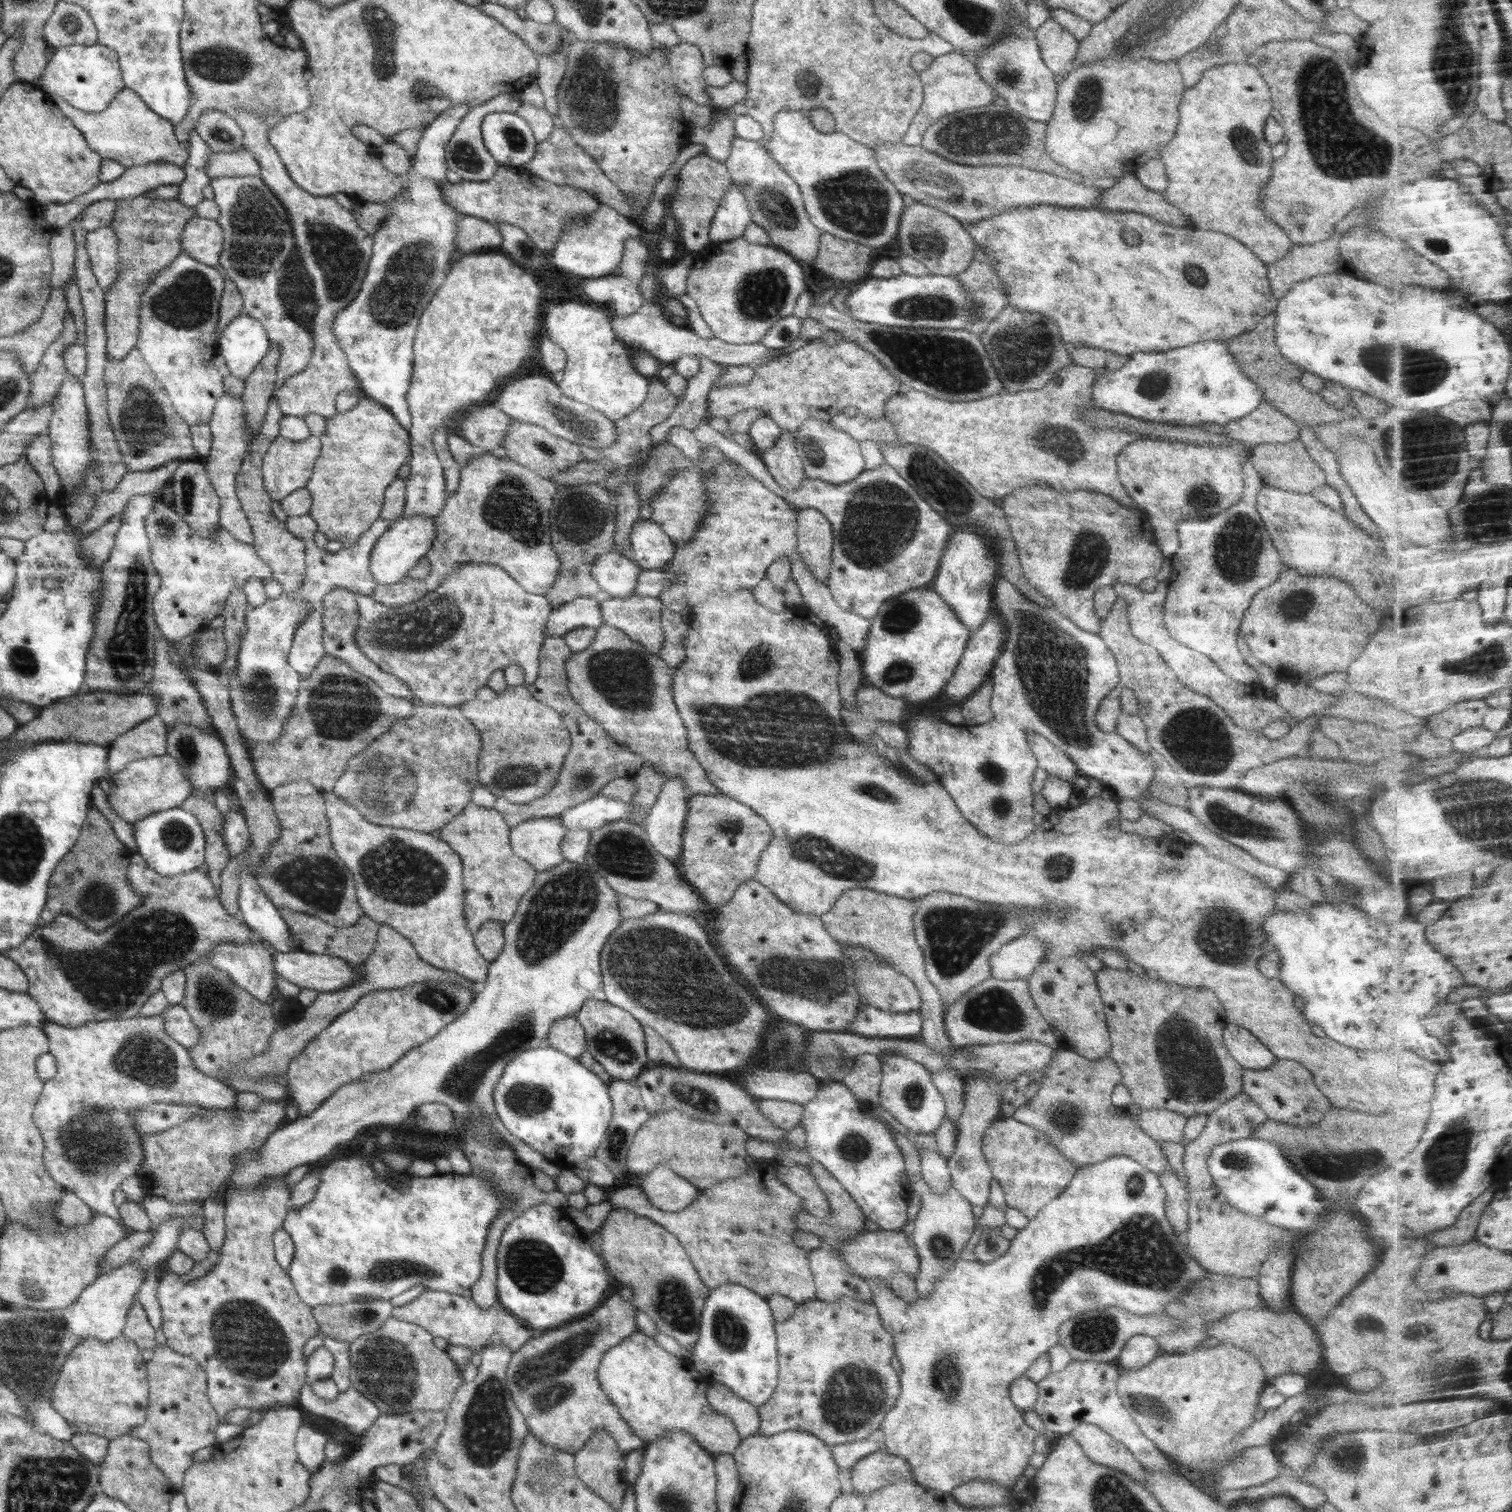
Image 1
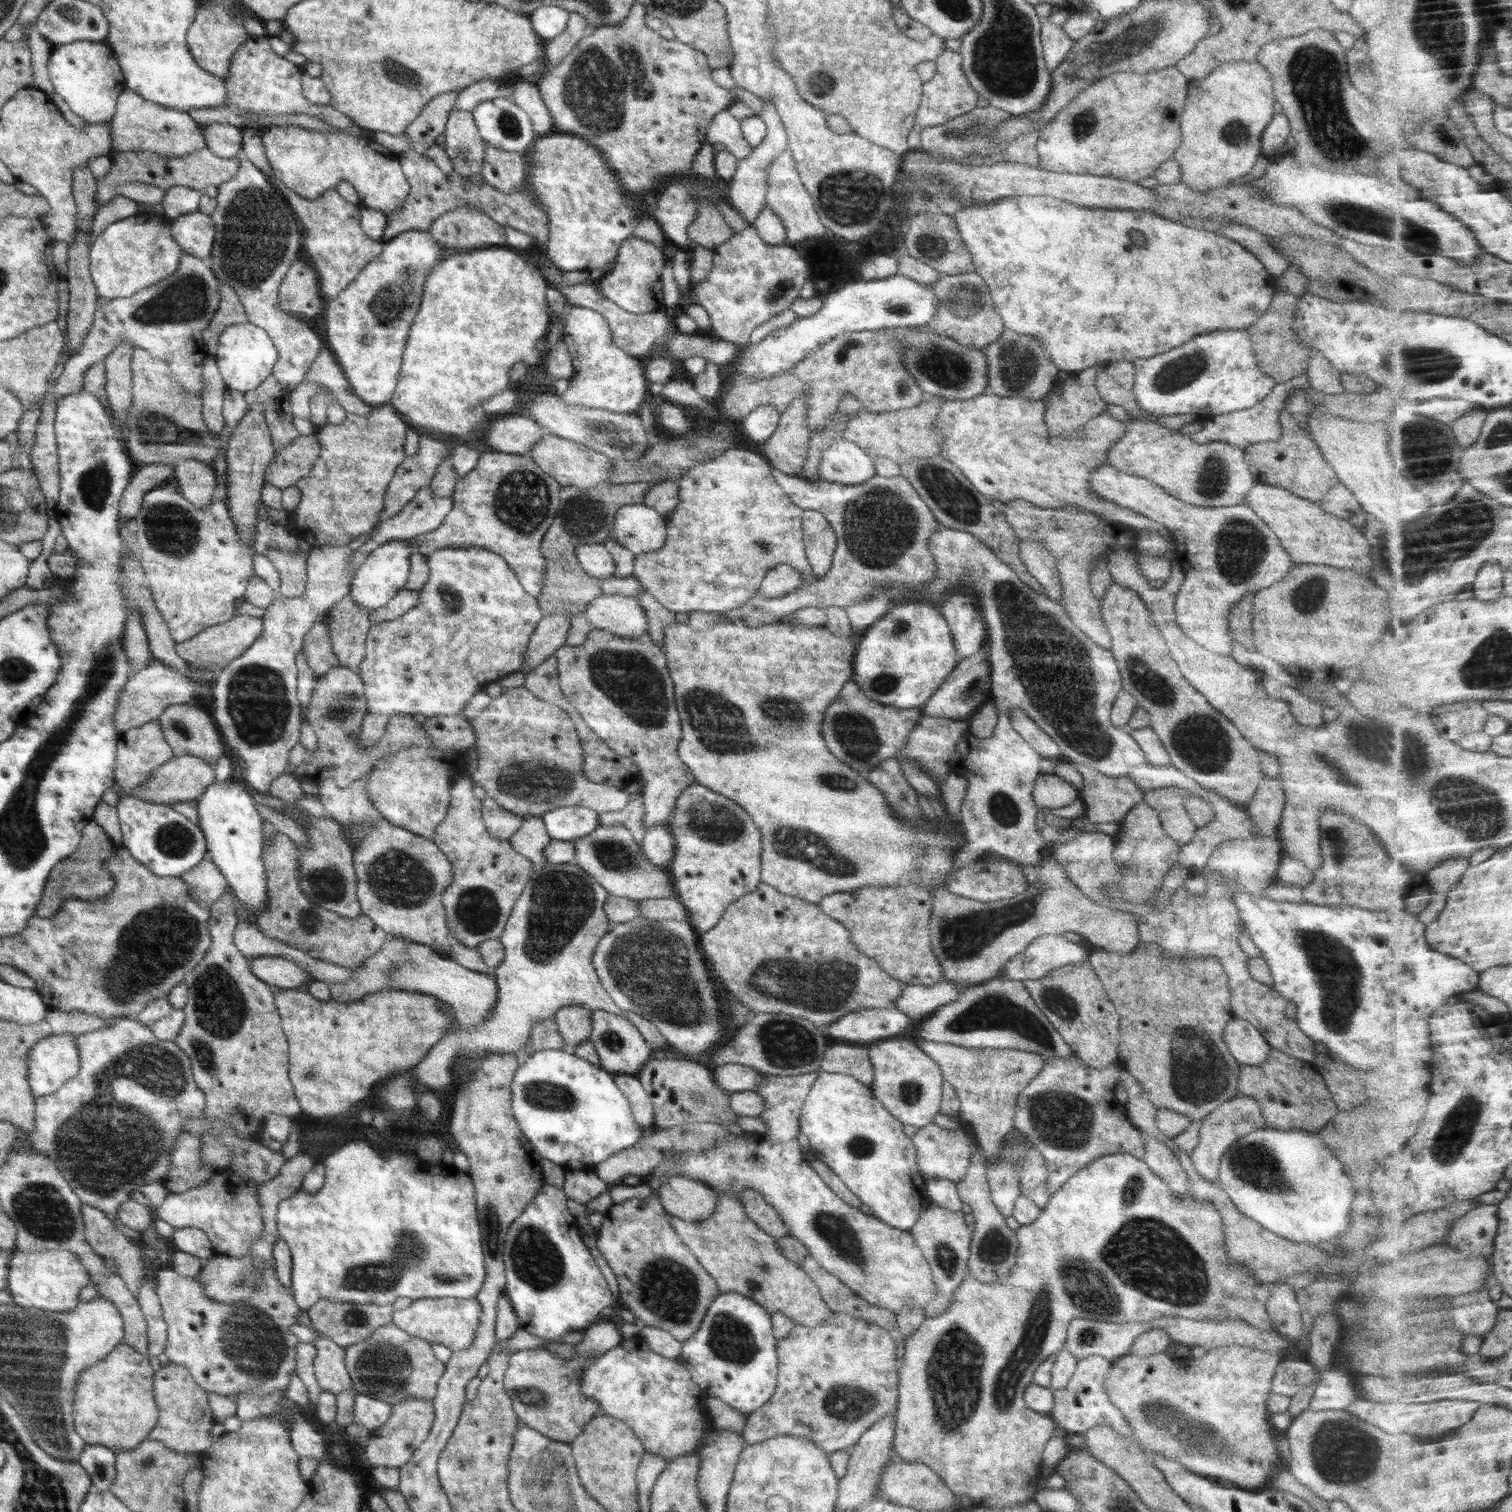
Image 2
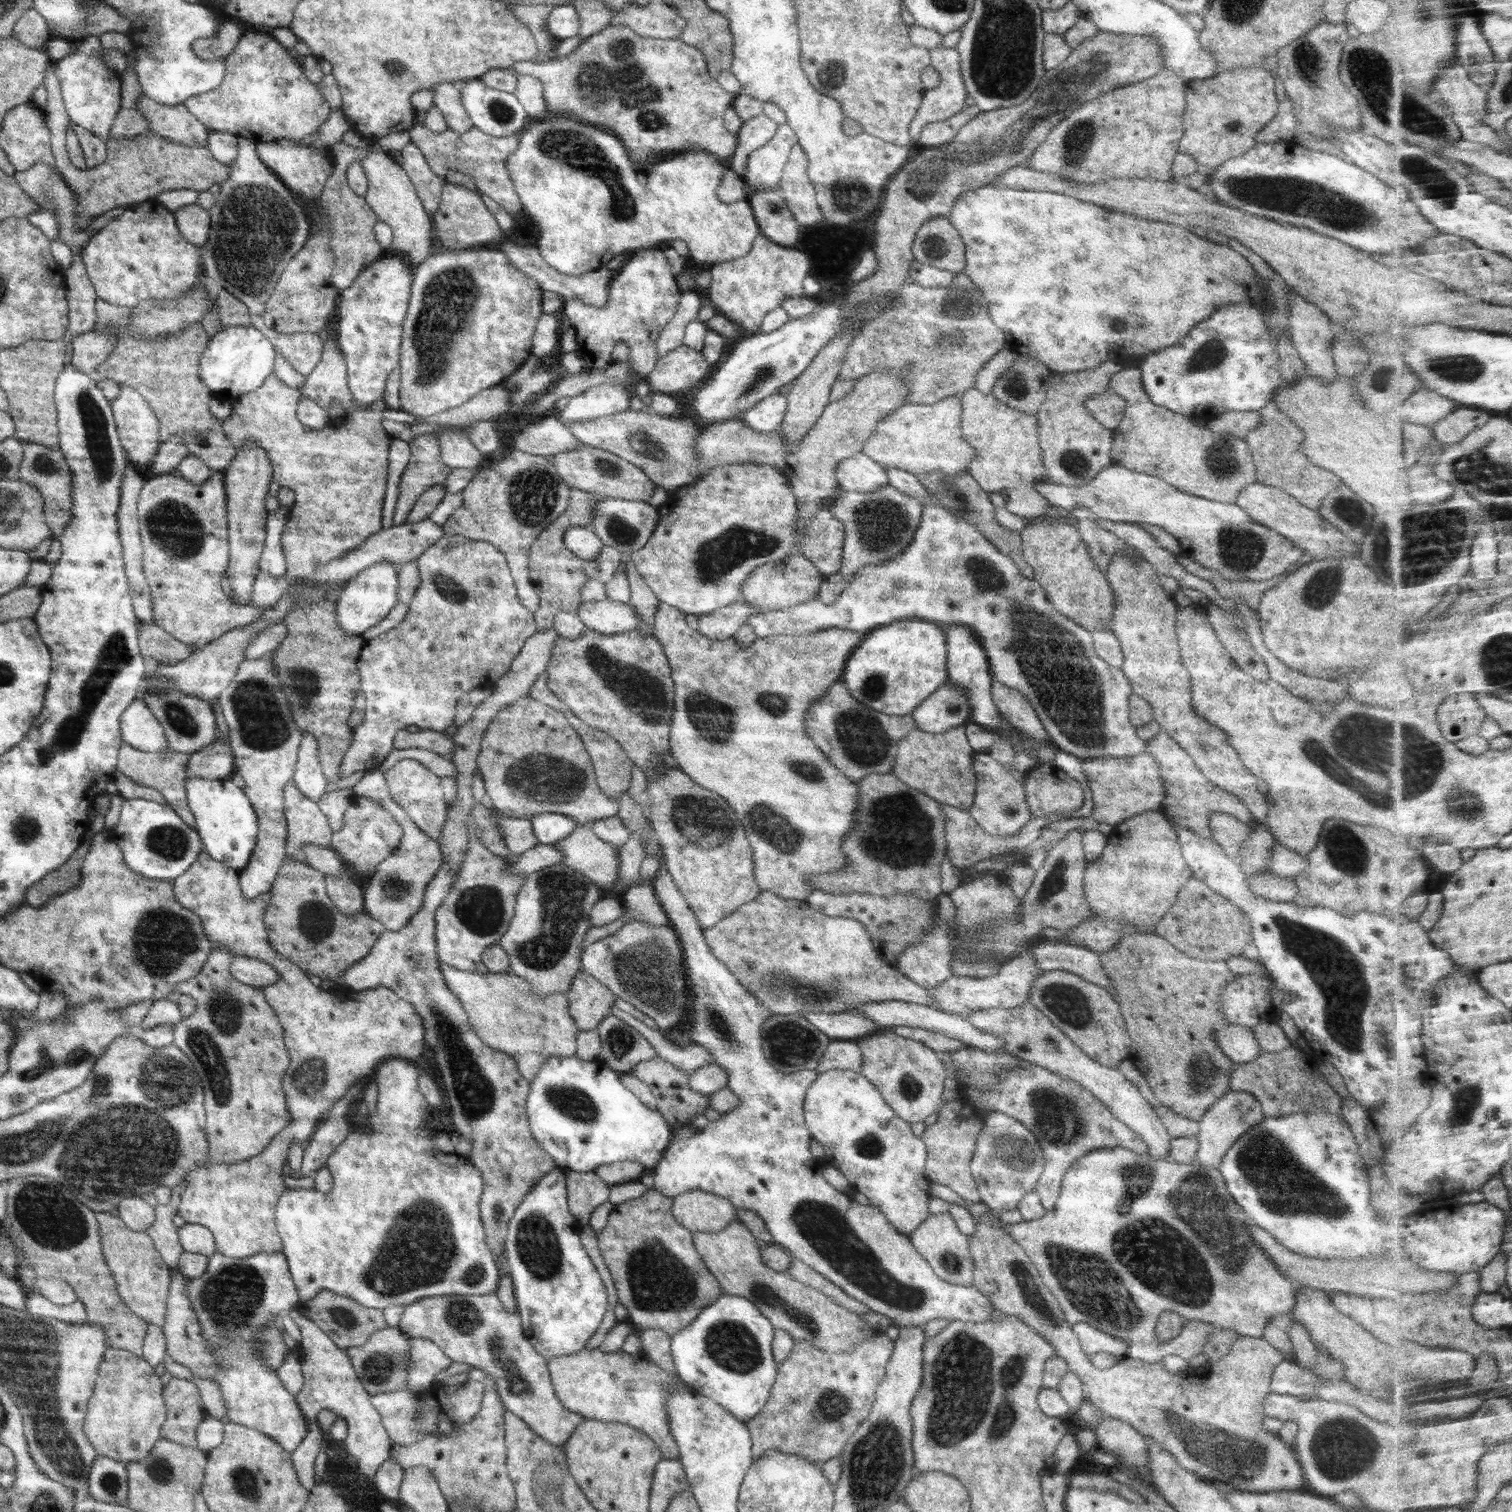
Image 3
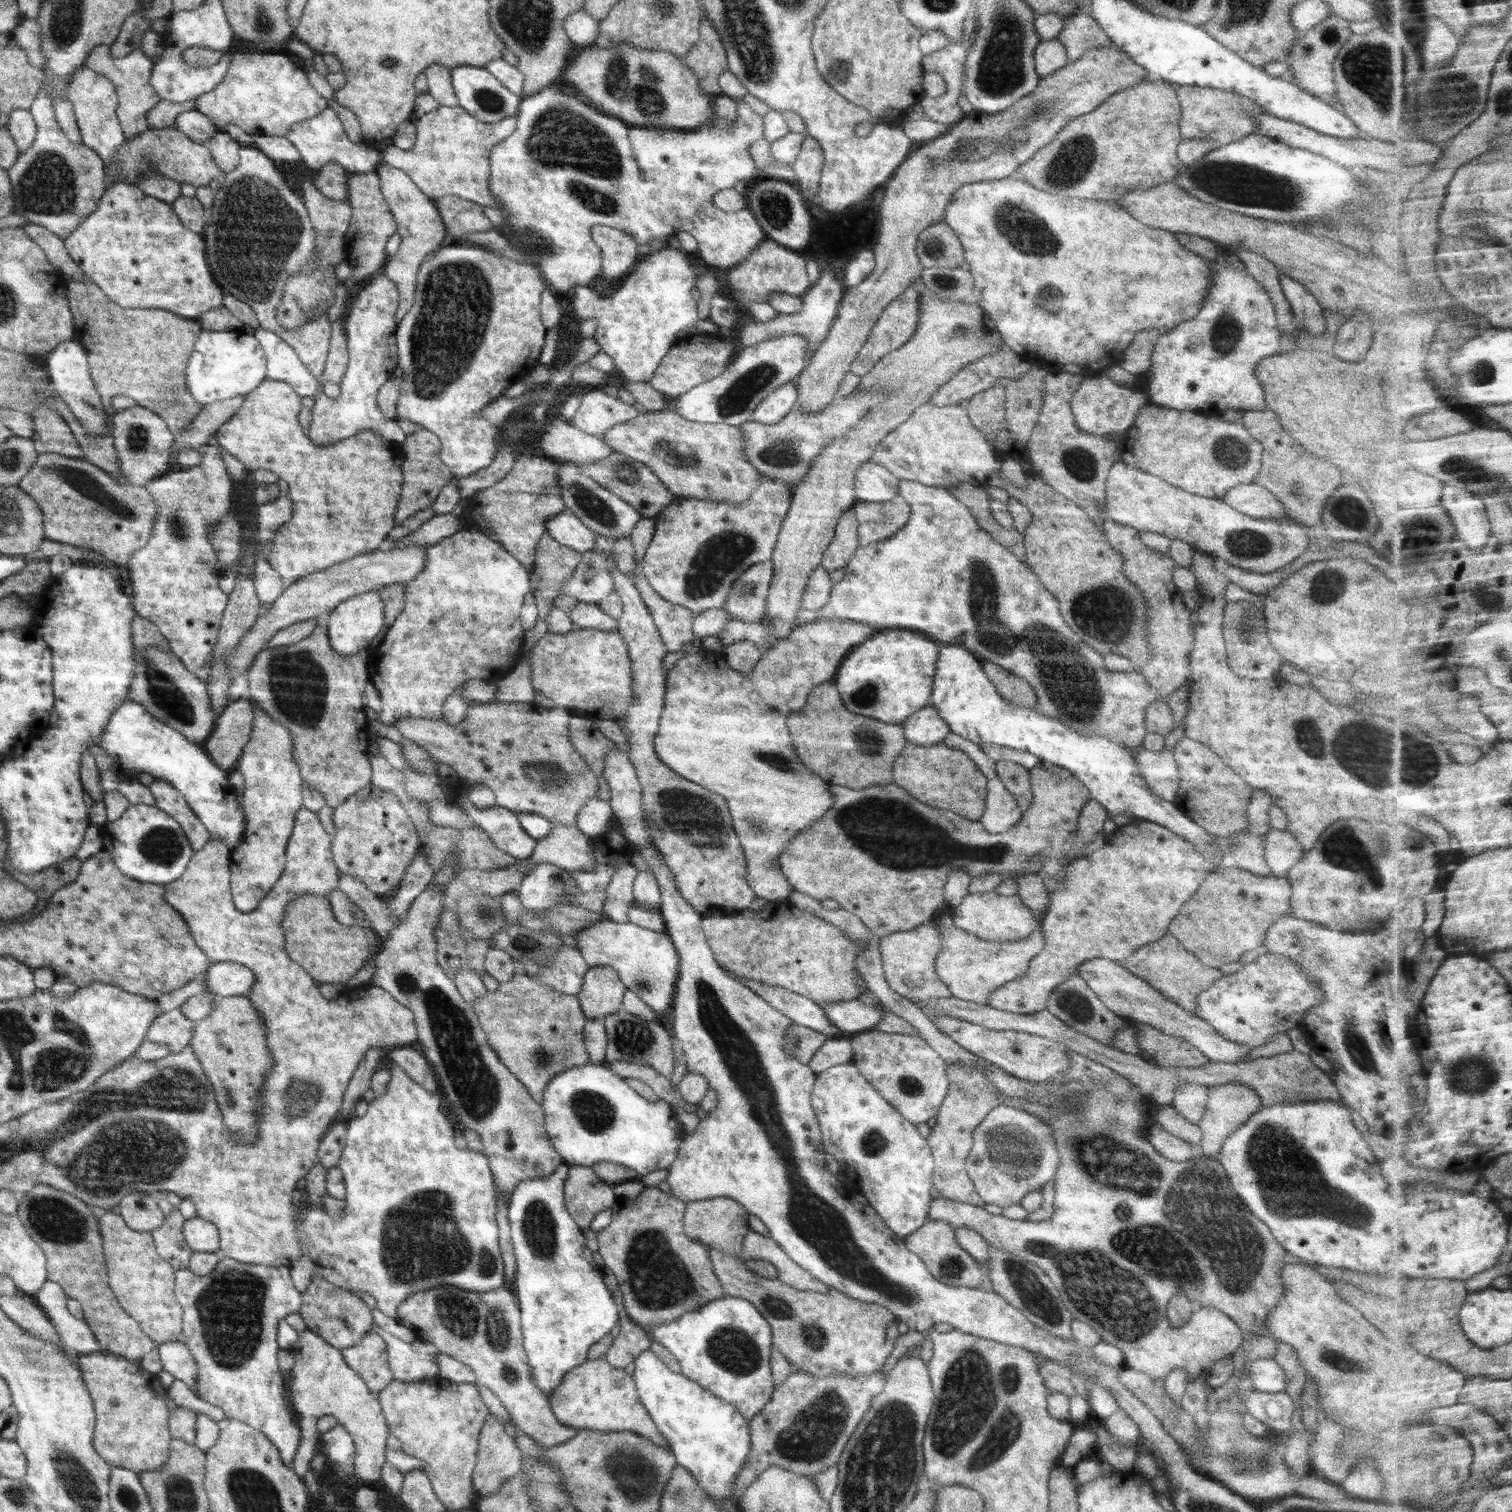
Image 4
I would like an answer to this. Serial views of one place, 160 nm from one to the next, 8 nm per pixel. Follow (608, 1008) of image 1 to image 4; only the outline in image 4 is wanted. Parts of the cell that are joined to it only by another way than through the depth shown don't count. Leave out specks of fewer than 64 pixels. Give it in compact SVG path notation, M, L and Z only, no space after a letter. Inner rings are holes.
M620 1010L605 1016L602 1024L606 1029L607 1046L604 1054L604 1065L612 1062L630 1062L650 1066L664 1077L671 1079L674 1073L674 1054L672 1040L668 1031L659 1020L648 1022L639 1016Z

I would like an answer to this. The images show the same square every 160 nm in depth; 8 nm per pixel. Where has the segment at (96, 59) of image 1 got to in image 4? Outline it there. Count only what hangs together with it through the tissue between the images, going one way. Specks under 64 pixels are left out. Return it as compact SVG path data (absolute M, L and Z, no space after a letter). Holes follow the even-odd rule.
M85 64L75 70L67 88L67 98L74 110L75 120L80 129L82 143L94 149L106 163L118 153L125 137L118 121L116 110L118 108L118 95L114 85L106 77L94 73Z

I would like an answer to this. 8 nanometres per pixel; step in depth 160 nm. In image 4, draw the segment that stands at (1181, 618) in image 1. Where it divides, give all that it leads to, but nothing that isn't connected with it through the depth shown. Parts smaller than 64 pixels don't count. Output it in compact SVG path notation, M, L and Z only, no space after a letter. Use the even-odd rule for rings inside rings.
M1122 460L1111 466L1105 489L1104 510L1118 524L1178 538L1210 558L1220 558L1252 574L1284 568L1311 544L1312 534L1294 522L1247 517L1220 499L1192 494Z

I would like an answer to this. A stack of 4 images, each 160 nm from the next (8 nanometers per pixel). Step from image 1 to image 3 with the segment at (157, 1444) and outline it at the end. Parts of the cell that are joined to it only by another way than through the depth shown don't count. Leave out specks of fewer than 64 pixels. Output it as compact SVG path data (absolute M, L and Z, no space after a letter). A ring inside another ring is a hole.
M172 1377L163 1387L167 1417L161 1426L164 1439L185 1447L197 1446L197 1428L207 1415L198 1387L185 1378Z

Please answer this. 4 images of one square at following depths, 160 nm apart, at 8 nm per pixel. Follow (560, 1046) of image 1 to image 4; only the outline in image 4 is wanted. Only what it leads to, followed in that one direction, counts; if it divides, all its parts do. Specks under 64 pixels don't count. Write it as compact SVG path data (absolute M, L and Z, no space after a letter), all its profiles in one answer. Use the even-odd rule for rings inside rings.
M609 966L590 967L583 978L582 988L577 994L582 1012L588 1019L602 1020L605 1016L622 1010L623 996L627 988L623 986L615 970Z

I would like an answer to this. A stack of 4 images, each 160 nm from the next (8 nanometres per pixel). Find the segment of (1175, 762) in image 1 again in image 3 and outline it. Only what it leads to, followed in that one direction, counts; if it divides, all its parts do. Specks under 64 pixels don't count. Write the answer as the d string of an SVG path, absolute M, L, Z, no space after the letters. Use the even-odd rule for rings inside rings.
M1116 553L1111 560L1112 562L1105 573L1106 582L1114 594L1112 599L1115 600L1115 611L1112 613L1110 631L1120 641L1124 659L1121 669L1130 681L1133 694L1150 703L1154 711L1153 719L1190 755L1195 765L1208 780L1211 780L1216 786L1222 787L1222 790L1227 793L1238 797L1246 805L1254 820L1265 823L1269 804L1266 802L1264 794L1256 788L1258 783L1256 778L1248 772L1238 753L1229 745L1226 733L1221 728L1204 722L1201 716L1194 714L1192 700L1190 700L1190 678L1180 662L1180 650L1178 650L1178 640L1176 640L1177 636L1174 632L1176 631L1177 603L1174 601L1173 595L1160 588L1159 575L1142 558L1140 558L1140 562L1130 564L1130 559Z

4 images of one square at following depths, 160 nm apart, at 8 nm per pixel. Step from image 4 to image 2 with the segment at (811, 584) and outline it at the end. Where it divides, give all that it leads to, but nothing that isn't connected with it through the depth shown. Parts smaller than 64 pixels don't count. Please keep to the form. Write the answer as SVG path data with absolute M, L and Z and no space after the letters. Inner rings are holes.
M777 565L765 575L758 594L768 599L778 599L790 595L800 585L800 574L792 566Z

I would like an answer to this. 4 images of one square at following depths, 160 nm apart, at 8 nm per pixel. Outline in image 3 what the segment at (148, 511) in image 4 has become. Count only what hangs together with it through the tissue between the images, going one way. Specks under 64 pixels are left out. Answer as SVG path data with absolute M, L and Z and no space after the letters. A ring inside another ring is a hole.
M19 440L23 448L23 459L19 468L19 480L29 482L35 486L43 498L43 517L49 526L51 534L58 539L64 534L65 528L71 520L71 480L73 474L66 462L64 455L59 450L52 450L40 444L34 444L27 440Z

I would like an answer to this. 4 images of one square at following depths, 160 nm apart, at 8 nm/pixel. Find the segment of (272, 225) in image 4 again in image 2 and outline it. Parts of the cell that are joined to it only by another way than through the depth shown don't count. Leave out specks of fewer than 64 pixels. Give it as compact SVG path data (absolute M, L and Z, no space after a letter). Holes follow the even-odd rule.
M242 149L236 156L239 158L237 173L228 182L223 182L218 186L217 206L214 214L211 215L216 234L208 257L208 265L220 283L228 284L237 292L240 302L244 305L247 321L263 328L269 334L278 354L272 375L284 390L292 392L303 382L306 372L317 359L322 348L318 334L314 333L306 322L290 316L277 306L282 279L288 272L292 261L297 258L298 250L302 247L302 231L298 228L299 223L294 212L282 194L267 179L267 176L249 161Z

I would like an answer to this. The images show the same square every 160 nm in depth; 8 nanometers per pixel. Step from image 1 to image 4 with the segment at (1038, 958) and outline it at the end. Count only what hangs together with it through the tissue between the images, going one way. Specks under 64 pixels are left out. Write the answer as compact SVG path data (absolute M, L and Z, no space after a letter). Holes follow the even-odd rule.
M1091 958L1081 962L1081 965L1078 966L1078 975L1087 982L1096 996L1118 1016L1130 1022L1135 1020L1135 1022L1149 1024L1166 1035L1184 1039L1200 1050L1210 1061L1234 1064L1246 1061L1246 1056L1250 1054L1250 1047L1224 1039L1216 1033L1216 1029L1208 1021L1191 1015L1186 1009L1156 991L1143 978L1129 973L1120 963L1105 958Z

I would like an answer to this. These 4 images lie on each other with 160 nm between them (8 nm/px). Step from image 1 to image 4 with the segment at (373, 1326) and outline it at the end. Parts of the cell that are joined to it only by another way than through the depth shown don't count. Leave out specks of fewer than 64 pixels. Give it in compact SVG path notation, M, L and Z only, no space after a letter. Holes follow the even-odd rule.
M314 1275L302 1295L302 1304L297 1313L304 1321L305 1328L323 1338L330 1346L342 1350L357 1345L362 1337L373 1330L370 1308L357 1294L340 1289L329 1283L323 1276Z

